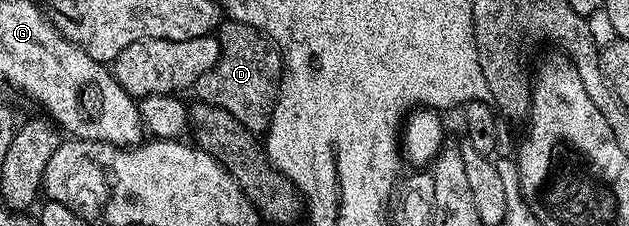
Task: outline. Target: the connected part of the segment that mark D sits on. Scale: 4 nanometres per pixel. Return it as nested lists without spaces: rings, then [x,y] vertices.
[[[222,20],[215,36],[221,45],[221,54],[215,67],[197,80],[195,86],[196,100],[206,101],[208,105],[214,105],[231,115],[235,115],[235,119],[239,119],[239,123],[247,126],[253,134],[264,134],[265,130],[269,128],[269,115],[273,111],[273,103],[277,100],[277,87],[281,84],[281,53],[265,34],[242,21]]]

